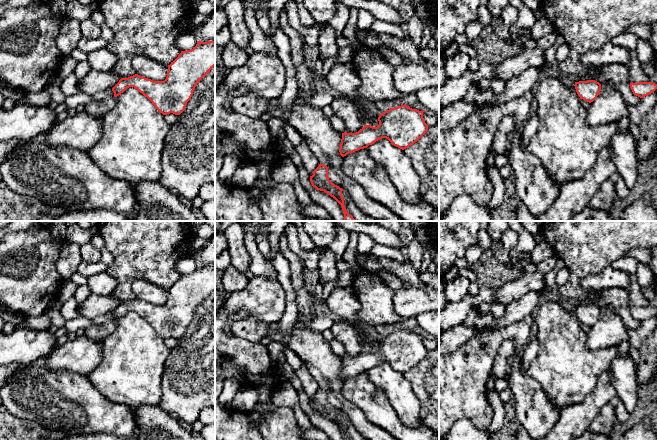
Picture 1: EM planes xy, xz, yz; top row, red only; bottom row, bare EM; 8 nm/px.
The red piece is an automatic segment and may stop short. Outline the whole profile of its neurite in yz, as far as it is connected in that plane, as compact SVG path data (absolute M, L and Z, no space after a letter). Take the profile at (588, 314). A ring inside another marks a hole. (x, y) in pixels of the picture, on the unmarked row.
M595 304L575 306L575 313L580 321L589 327L593 326L601 315L601 308Z

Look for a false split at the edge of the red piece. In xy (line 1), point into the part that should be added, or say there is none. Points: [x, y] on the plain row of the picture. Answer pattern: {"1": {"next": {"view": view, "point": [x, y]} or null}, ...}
{"1": {"next": null}}

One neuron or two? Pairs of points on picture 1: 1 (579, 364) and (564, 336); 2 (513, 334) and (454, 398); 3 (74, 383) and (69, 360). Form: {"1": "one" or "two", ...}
{"1": "one", "2": "one", "3": "two"}

